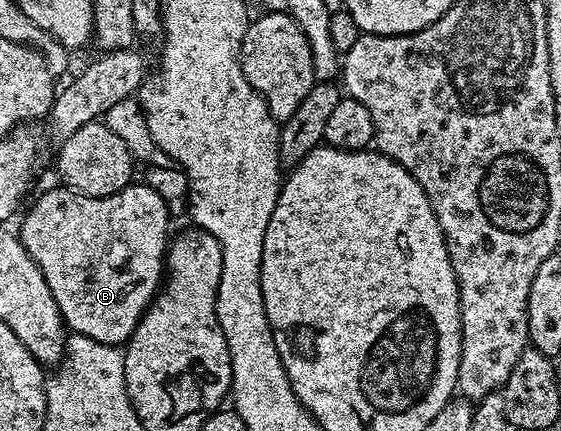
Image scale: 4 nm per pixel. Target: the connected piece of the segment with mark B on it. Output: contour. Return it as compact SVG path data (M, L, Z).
M130 184L124 190L119 190L116 194L111 194L105 198L87 198L85 194L77 194L75 190L59 188L60 190L48 190L32 206L32 211L24 218L24 223L18 226L18 233L26 252L42 268L42 276L46 276L46 284L50 284L50 292L54 292L54 300L64 317L65 327L72 334L81 334L90 339L96 339L104 344L120 346L127 343L128 337L134 332L134 328L139 324L140 317L148 310L153 298L156 297L162 279L166 273L166 255L170 241L168 234L168 206L164 203L164 198L152 186L136 186Z

